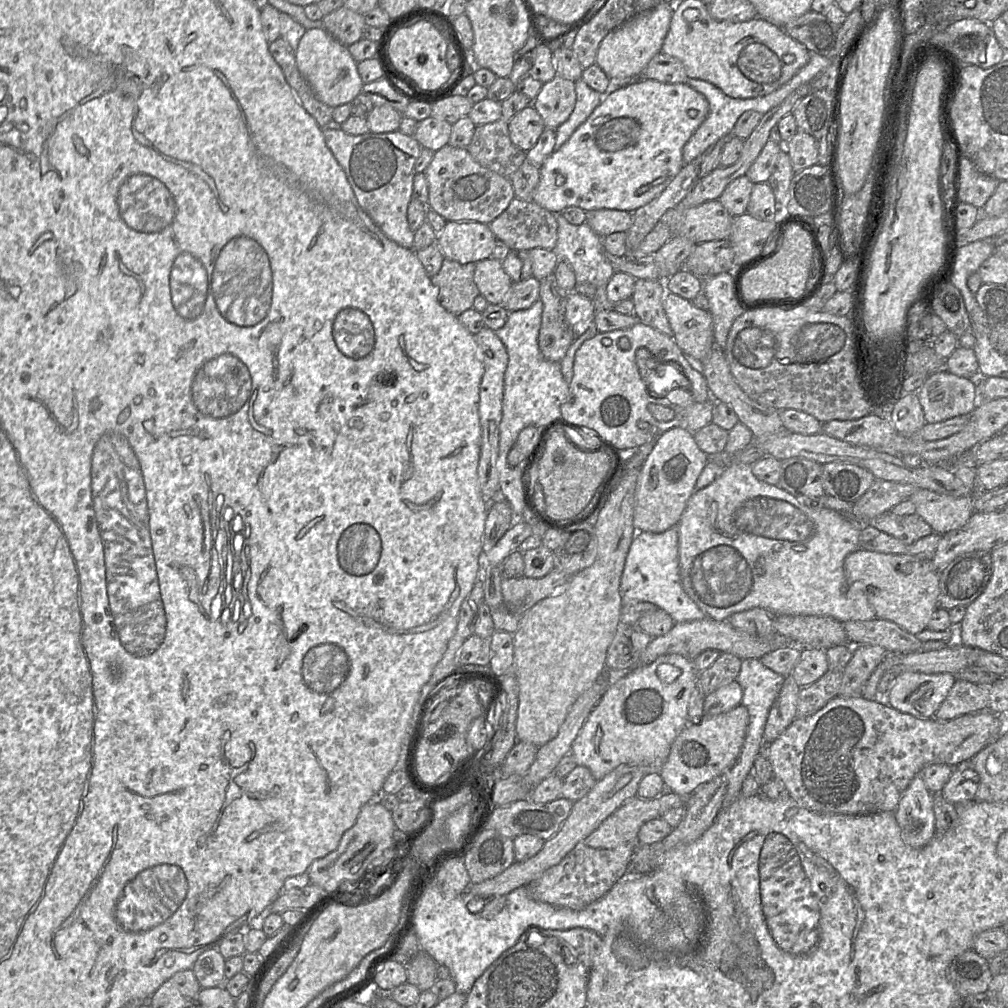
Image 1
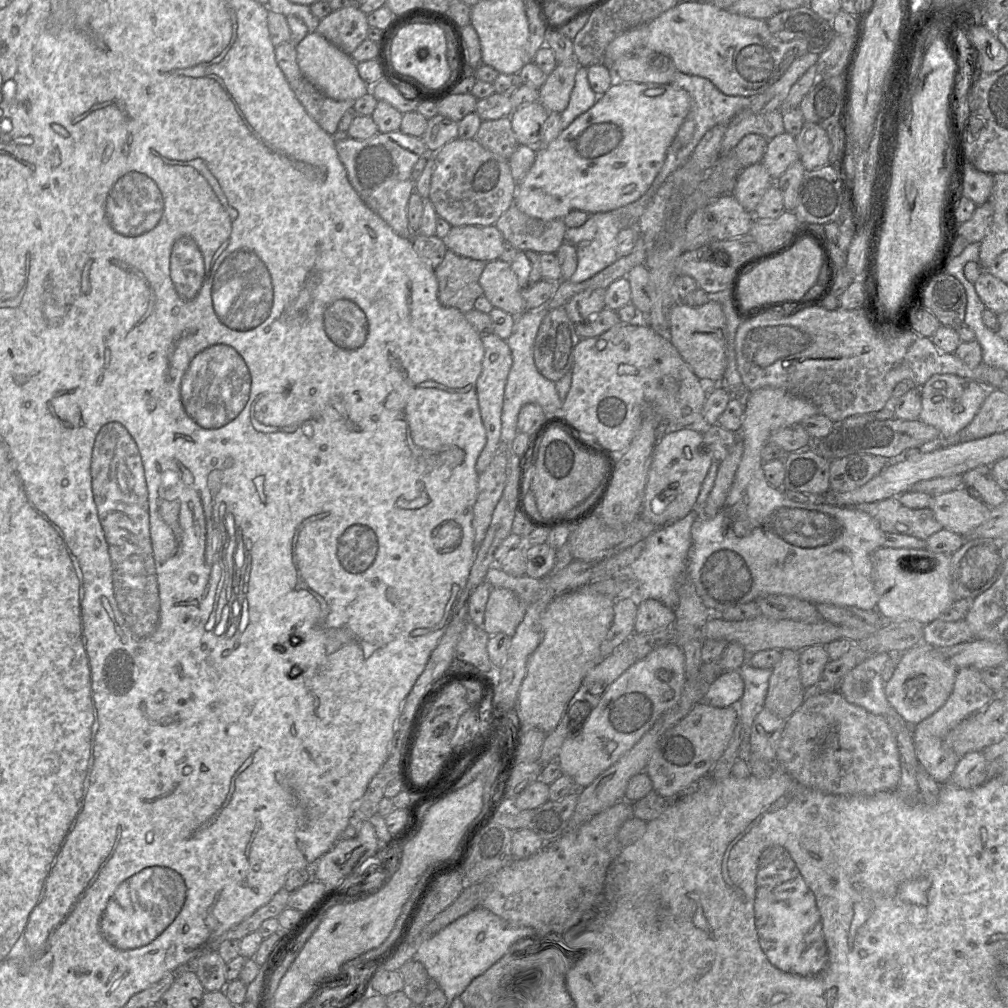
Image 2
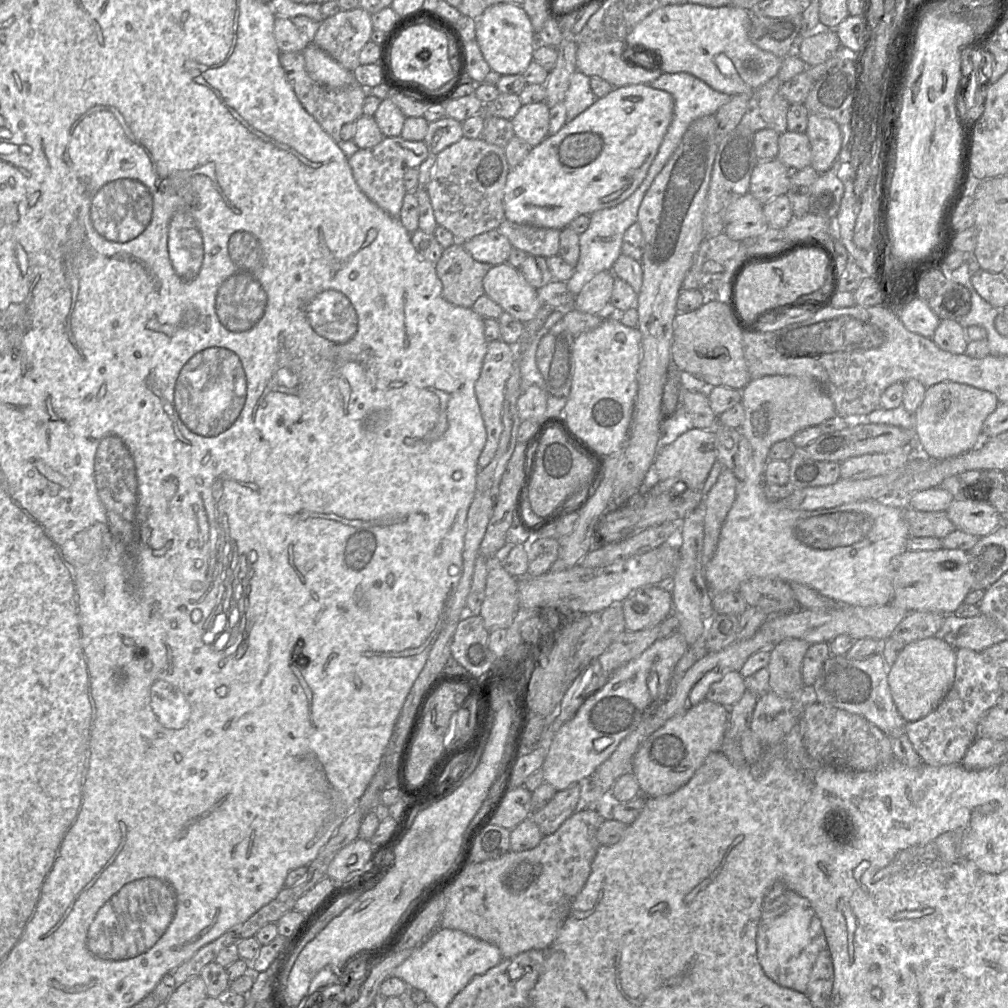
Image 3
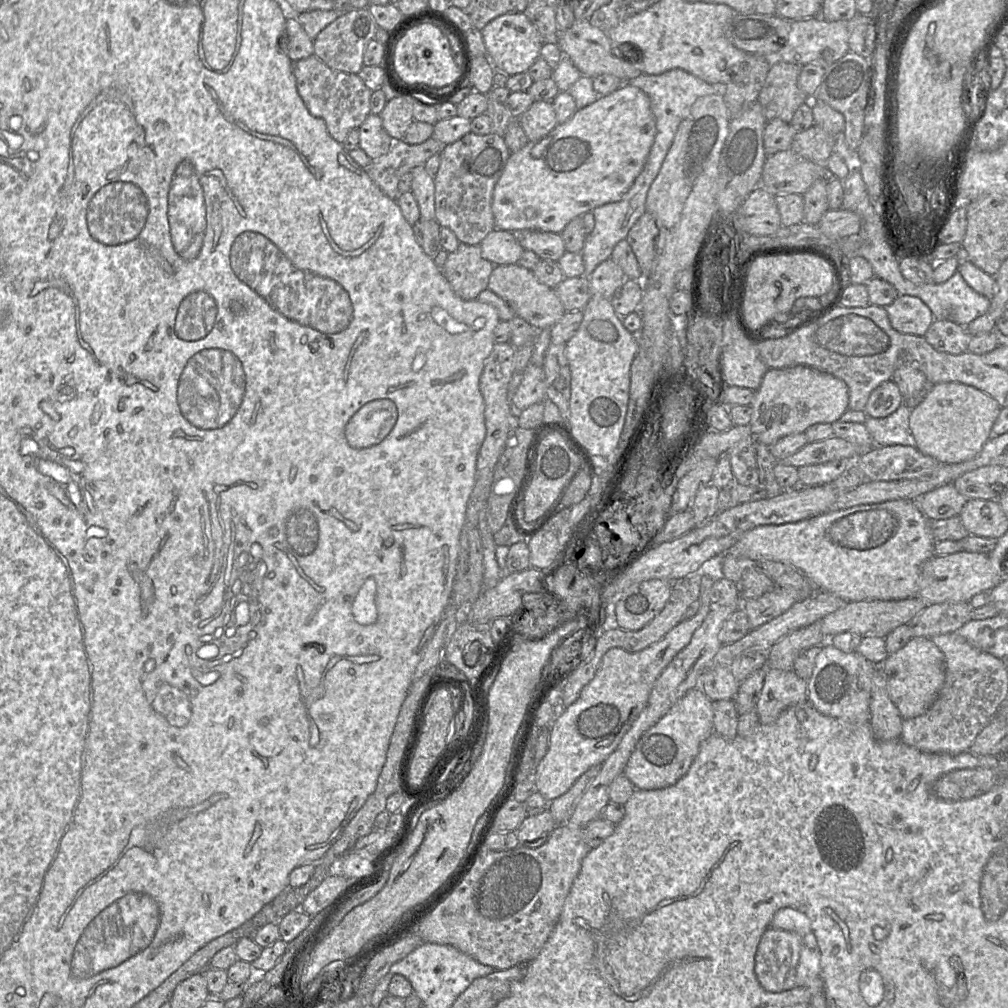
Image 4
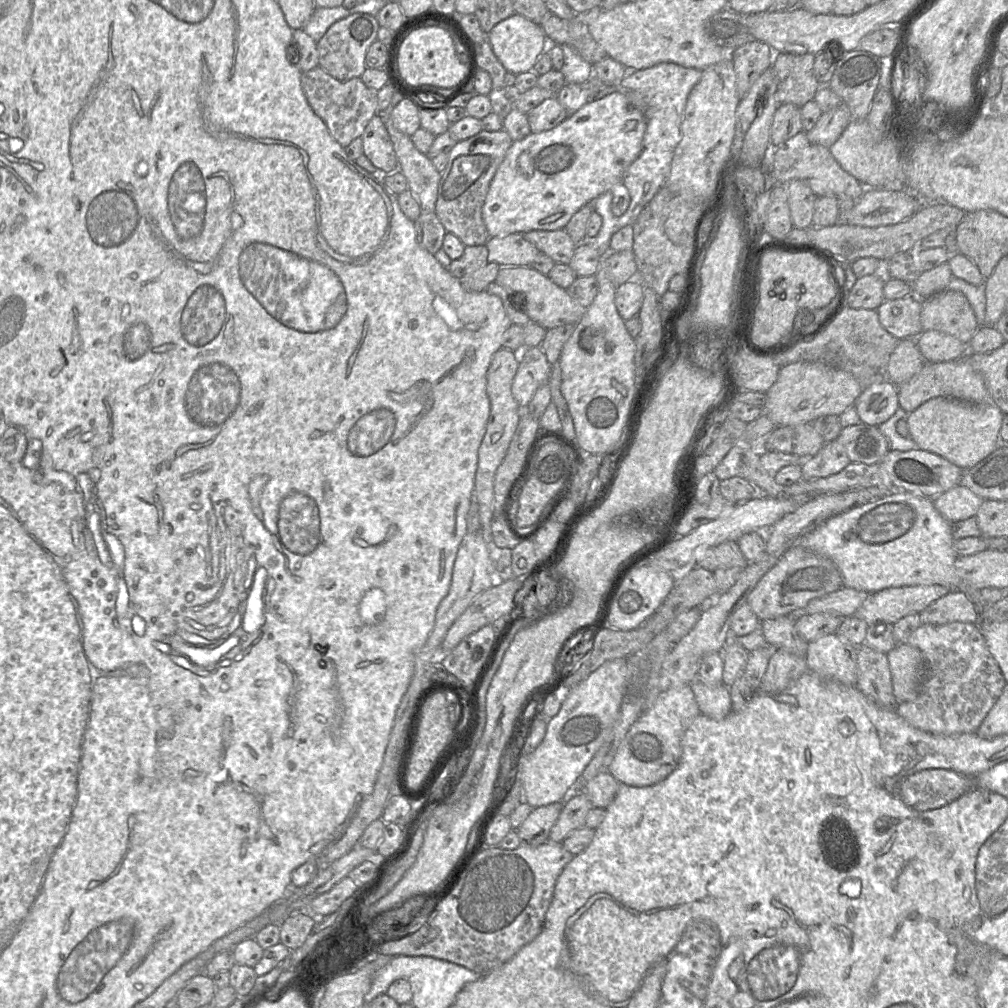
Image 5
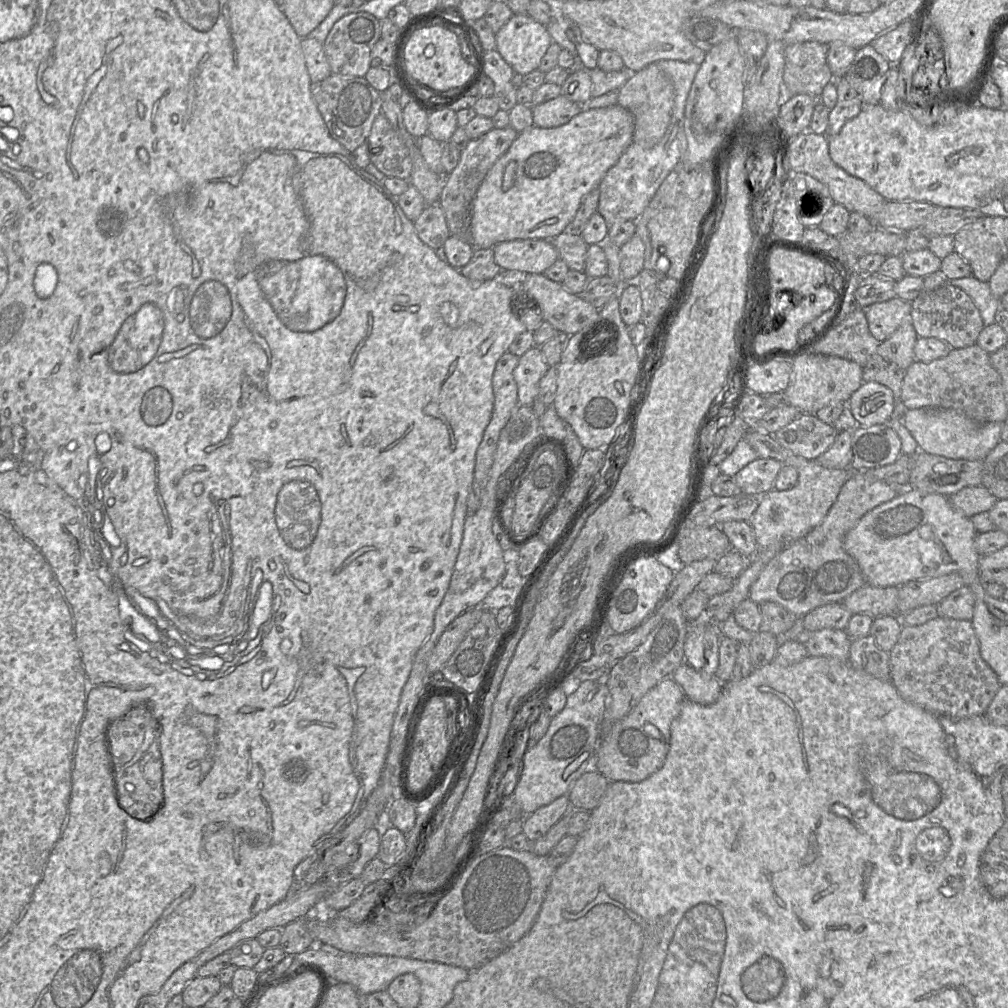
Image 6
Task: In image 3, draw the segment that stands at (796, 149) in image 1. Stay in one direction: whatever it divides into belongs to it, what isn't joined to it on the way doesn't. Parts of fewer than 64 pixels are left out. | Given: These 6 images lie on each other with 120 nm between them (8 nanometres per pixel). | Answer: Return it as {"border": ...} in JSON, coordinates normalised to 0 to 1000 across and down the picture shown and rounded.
{"border":[[[803,112],[799,133],[805,148],[804,165],[812,172],[825,168],[835,143],[831,123],[823,117]]]}

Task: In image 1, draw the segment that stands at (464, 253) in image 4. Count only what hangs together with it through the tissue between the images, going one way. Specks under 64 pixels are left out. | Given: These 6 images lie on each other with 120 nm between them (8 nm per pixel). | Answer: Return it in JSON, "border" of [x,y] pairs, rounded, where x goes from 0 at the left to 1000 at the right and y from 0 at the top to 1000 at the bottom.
{"border":[[[440,256],[436,270],[427,276],[435,286],[435,300],[451,313],[466,307],[476,292],[470,279],[471,264],[471,261],[457,262]]]}

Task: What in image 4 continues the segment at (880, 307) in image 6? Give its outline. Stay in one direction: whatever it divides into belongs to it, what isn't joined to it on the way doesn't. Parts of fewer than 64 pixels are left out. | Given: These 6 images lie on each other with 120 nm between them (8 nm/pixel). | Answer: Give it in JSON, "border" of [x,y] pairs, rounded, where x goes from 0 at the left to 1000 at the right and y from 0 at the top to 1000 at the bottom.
{"border":[[[891,293],[879,310],[885,324],[896,331],[916,334],[927,318],[922,305],[903,293]]]}

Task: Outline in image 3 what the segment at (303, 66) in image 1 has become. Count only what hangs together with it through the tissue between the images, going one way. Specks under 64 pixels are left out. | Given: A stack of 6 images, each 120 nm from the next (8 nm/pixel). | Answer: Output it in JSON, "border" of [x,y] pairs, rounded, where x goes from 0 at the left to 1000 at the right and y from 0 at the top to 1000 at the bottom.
{"border":[[[308,43],[300,54],[305,72],[315,82],[328,87],[341,87],[353,83],[349,71],[340,67],[313,45]]]}

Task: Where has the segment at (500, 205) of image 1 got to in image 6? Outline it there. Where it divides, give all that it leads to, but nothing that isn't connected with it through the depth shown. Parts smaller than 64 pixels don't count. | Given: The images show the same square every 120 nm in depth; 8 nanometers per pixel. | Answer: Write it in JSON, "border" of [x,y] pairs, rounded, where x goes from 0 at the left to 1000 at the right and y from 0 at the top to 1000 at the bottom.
{"border":[[[504,125],[489,127],[475,137],[466,139],[457,151],[454,164],[446,173],[440,174],[440,186],[434,202],[440,209],[447,233],[469,242],[468,213],[472,191],[486,168],[503,151],[514,133],[511,128]]]}

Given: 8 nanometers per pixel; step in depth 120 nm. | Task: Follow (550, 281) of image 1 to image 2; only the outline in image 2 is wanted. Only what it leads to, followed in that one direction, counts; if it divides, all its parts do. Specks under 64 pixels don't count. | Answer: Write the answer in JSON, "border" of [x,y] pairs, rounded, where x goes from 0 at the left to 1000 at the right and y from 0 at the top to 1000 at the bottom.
{"border":[[[560,305],[543,310],[530,338],[530,359],[544,377],[552,379],[566,368],[569,346],[576,335]]]}

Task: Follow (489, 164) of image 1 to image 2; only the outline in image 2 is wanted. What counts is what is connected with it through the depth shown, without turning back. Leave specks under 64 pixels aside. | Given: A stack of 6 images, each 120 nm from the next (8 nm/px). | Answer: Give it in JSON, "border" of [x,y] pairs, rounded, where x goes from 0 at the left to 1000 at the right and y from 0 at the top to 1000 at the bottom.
{"border":[[[506,115],[478,120],[471,139],[481,148],[502,159],[507,157],[515,145],[508,128]]]}

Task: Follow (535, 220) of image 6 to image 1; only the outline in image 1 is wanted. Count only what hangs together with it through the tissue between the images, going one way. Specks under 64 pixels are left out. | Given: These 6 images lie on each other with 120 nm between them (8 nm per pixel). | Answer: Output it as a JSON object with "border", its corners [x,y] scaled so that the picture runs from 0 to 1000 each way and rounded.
{"border":[[[634,78],[607,86],[582,119],[538,162],[528,199],[547,211],[557,211],[566,204],[579,209],[608,207],[628,211],[651,196],[674,172],[679,164],[678,146],[702,112],[699,95],[681,82]]]}

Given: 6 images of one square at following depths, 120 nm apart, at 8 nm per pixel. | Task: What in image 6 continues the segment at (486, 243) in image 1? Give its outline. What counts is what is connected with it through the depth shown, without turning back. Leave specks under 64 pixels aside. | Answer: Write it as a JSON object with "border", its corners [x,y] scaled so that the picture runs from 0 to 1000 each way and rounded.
{"border":[[[547,238],[503,239],[488,247],[490,258],[498,268],[539,272],[555,257],[554,249]]]}

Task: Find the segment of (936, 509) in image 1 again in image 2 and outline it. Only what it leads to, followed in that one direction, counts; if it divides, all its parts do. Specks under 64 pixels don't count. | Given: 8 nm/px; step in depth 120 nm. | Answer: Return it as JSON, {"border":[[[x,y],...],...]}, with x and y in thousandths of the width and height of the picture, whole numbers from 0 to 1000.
{"border":[[[956,483],[925,492],[922,504],[937,525],[957,534],[981,514],[983,507],[980,501],[962,491]]]}

